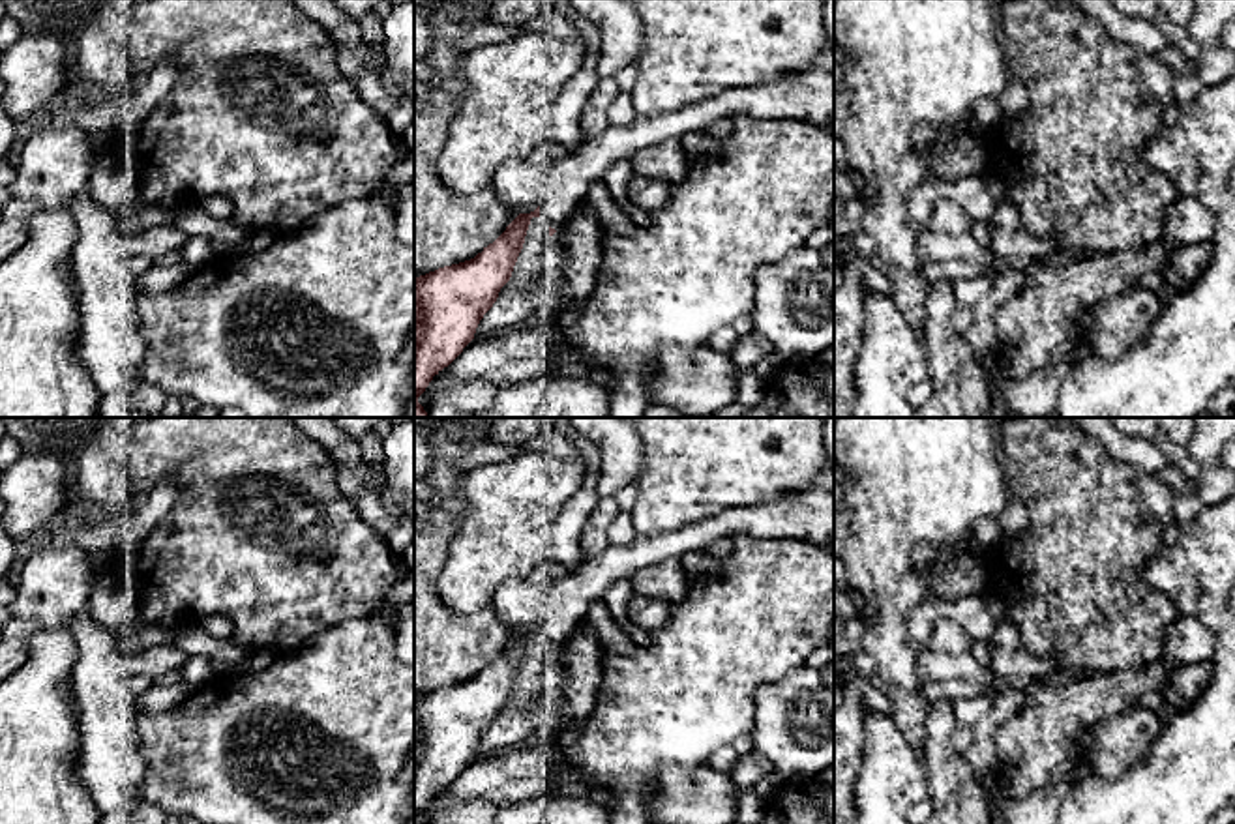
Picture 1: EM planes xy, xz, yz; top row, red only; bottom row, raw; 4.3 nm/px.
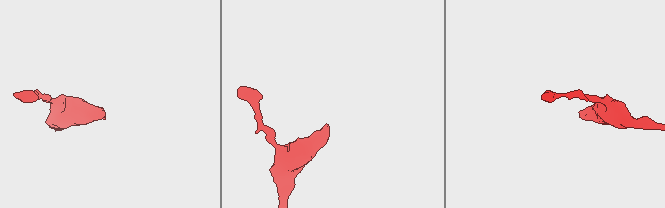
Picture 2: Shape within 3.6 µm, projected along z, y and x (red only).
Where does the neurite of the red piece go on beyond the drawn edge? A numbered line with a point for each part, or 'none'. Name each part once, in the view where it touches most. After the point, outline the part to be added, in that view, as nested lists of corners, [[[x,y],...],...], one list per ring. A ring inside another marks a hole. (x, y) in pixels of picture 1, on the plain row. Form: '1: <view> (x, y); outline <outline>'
1: xz (808, 515); outline [[[817,483],[793,496],[729,509],[714,519],[678,530],[637,536],[630,545],[607,545],[598,556],[545,586],[549,612],[540,637],[558,650],[573,629],[588,618],[596,601],[618,579],[688,552],[703,552],[712,541],[748,534],[763,539],[800,539],[830,551],[834,541],[834,491]]]

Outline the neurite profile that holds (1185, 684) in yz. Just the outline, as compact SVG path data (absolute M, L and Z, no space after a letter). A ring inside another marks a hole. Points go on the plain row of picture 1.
M1213 663L1177 667L1162 689L1173 712L1188 708L1209 685Z

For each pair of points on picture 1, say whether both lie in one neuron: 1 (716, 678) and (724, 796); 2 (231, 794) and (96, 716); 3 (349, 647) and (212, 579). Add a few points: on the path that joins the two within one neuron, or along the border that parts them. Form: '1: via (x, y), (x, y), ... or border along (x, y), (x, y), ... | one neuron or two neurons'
1: border along (707, 763), (690, 772), (677, 768), (664, 772) | two neurons
2: border along (141, 751), (145, 778), (139, 796) | two neurons
3: border along (362, 617), (321, 632), (283, 658) | two neurons

